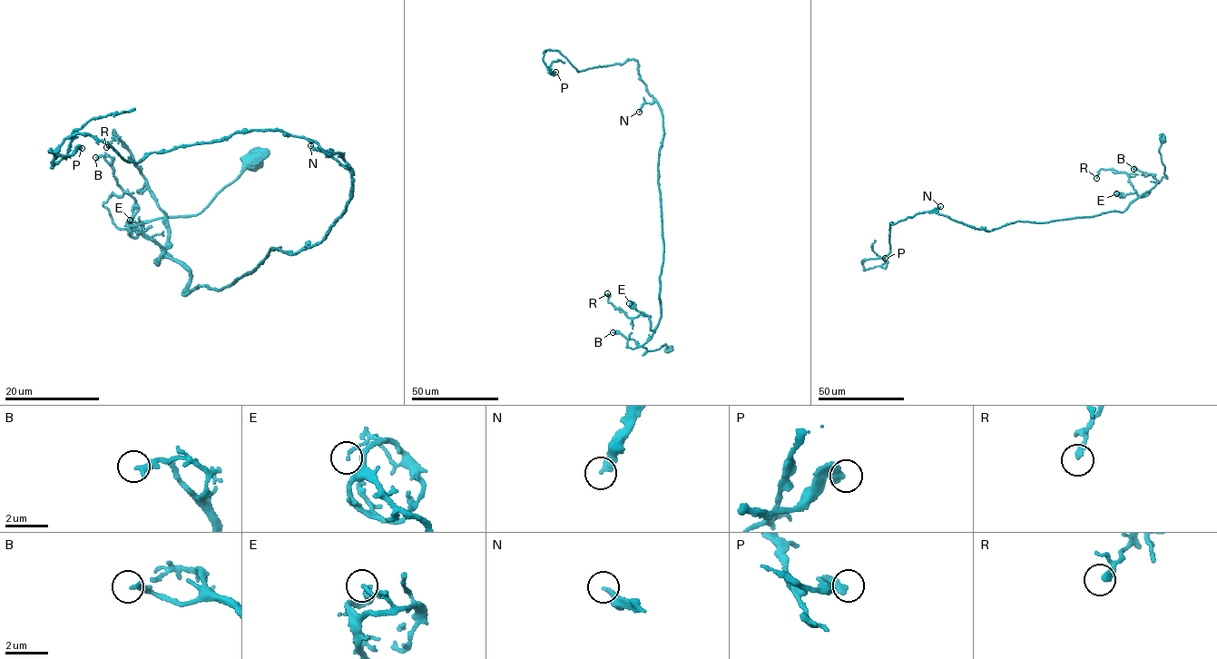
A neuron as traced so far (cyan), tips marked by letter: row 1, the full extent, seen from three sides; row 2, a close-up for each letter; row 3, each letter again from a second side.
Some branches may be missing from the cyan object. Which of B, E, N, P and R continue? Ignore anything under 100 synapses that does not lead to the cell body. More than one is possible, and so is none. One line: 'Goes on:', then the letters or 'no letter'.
Goes on: N

